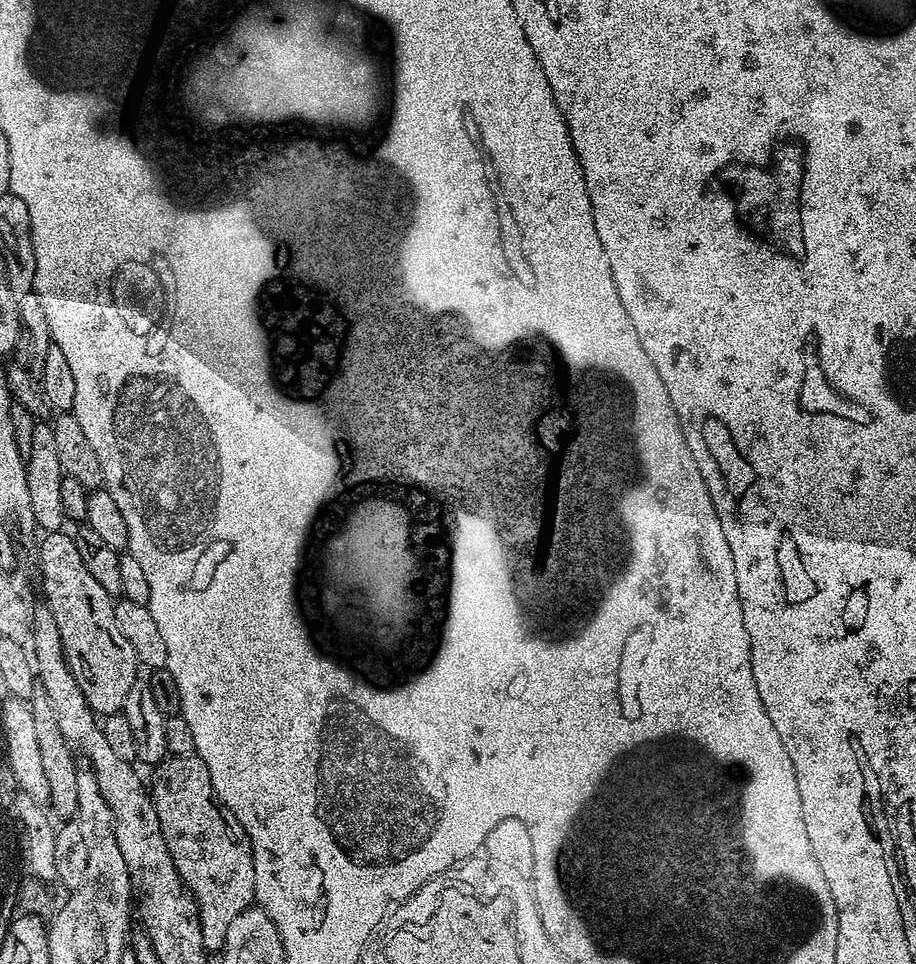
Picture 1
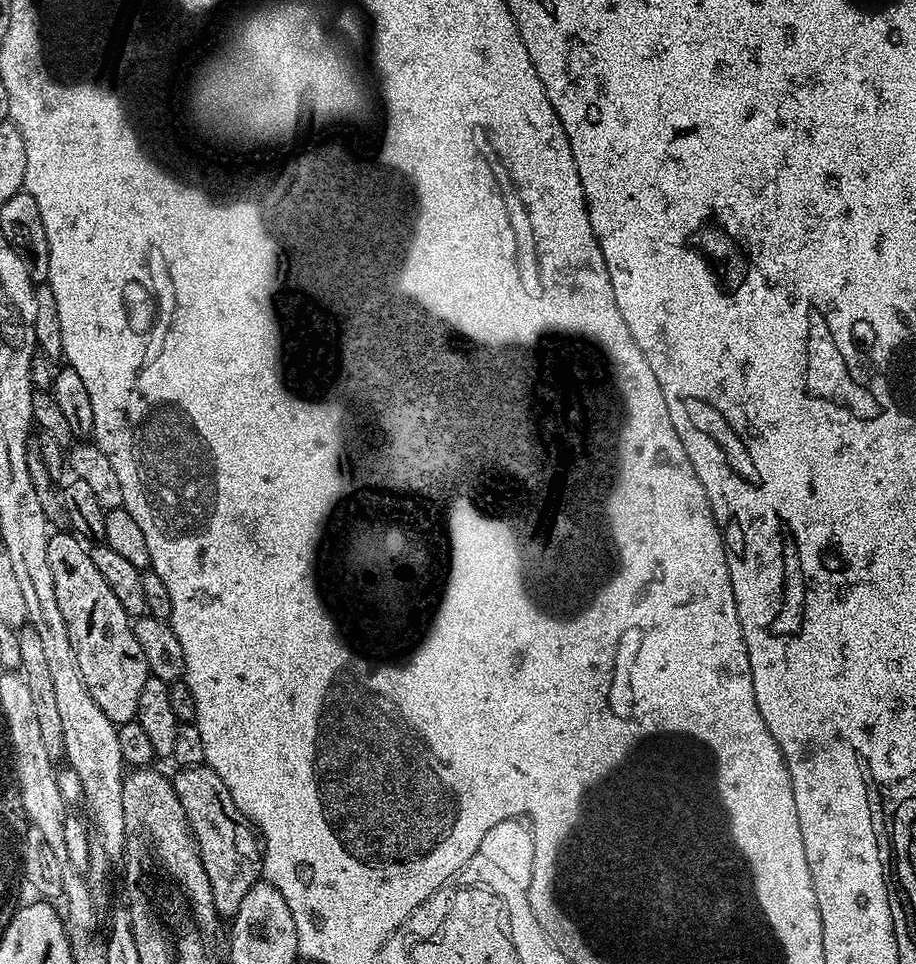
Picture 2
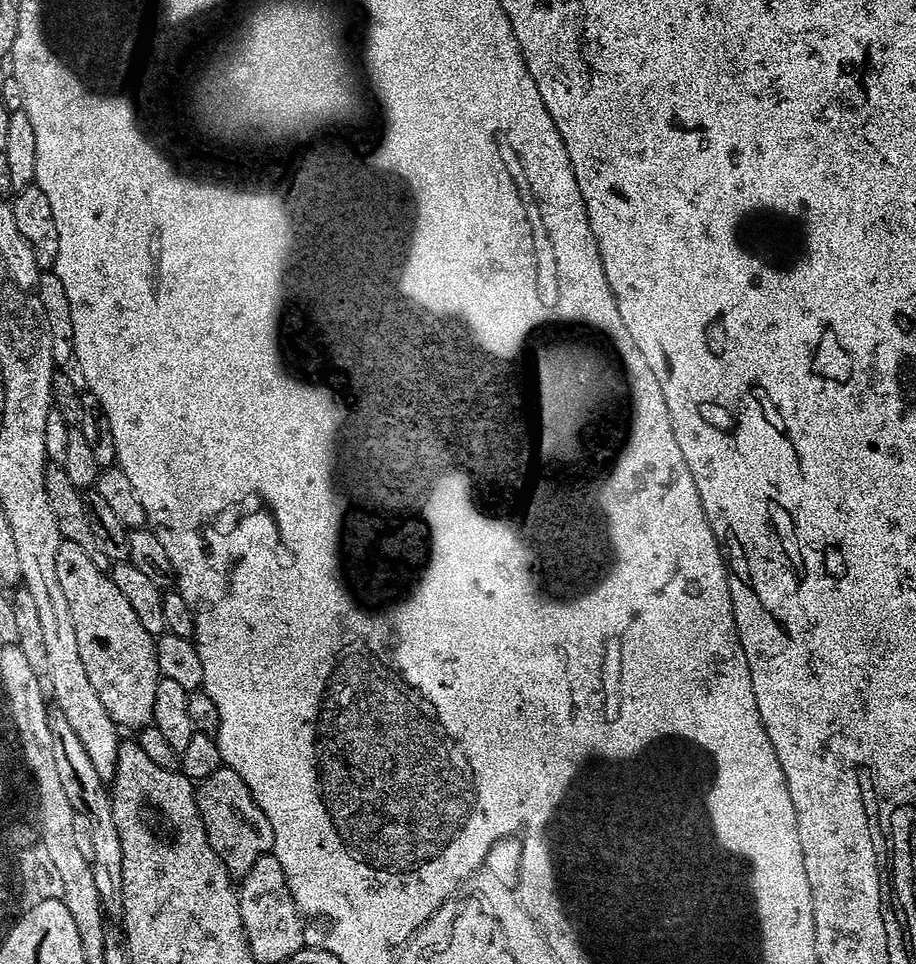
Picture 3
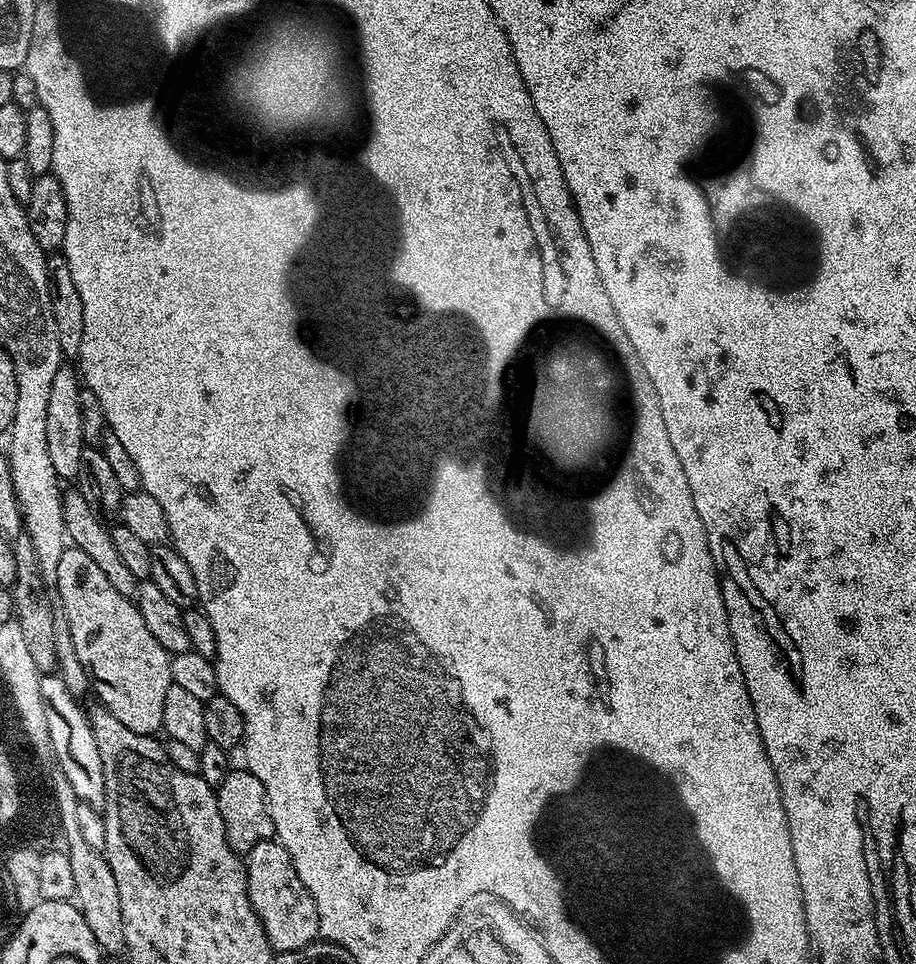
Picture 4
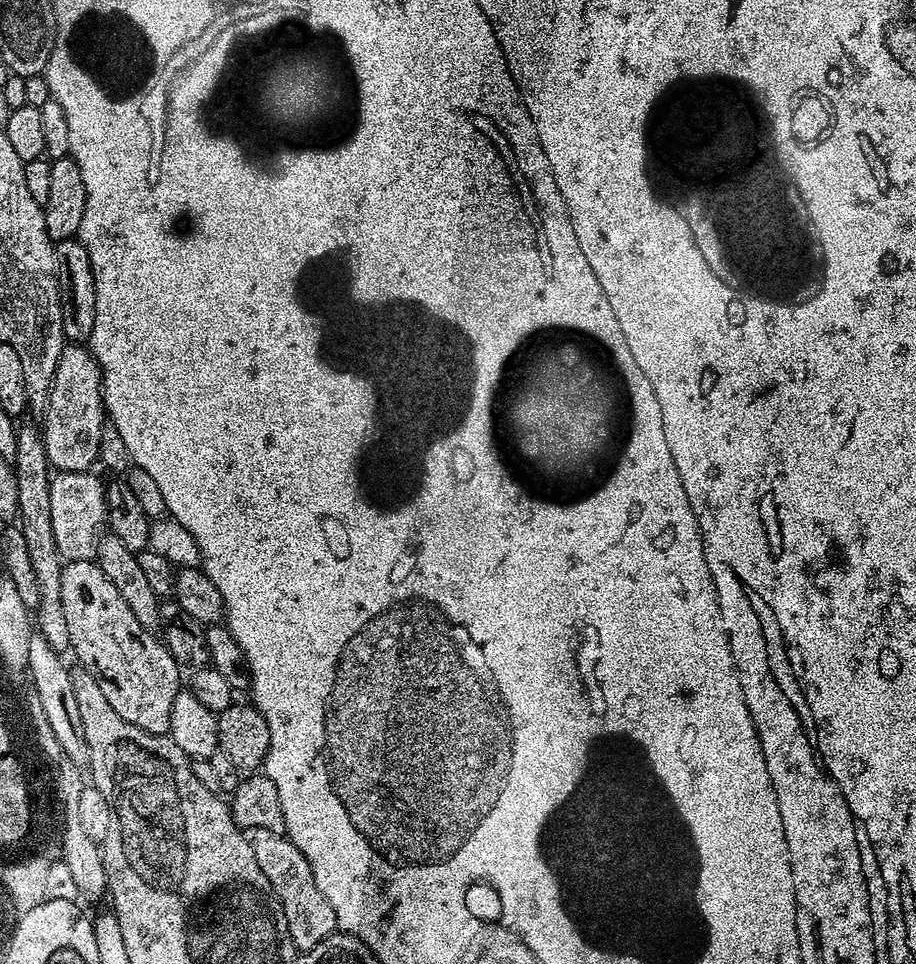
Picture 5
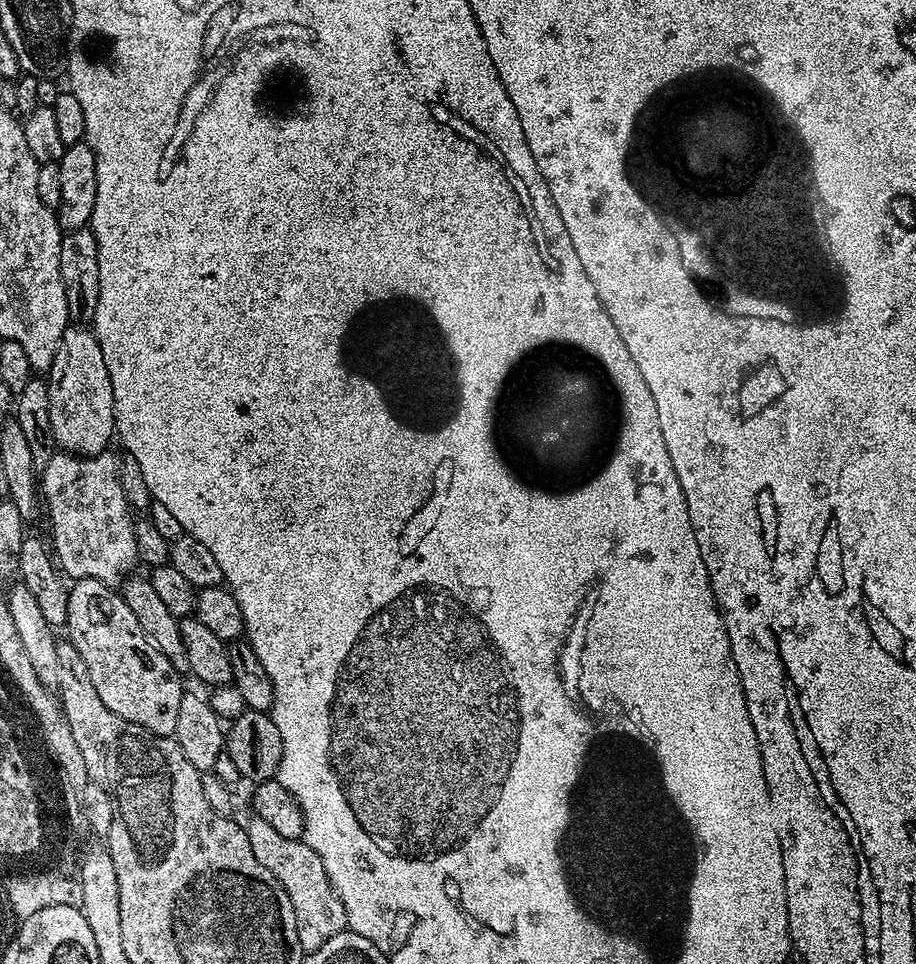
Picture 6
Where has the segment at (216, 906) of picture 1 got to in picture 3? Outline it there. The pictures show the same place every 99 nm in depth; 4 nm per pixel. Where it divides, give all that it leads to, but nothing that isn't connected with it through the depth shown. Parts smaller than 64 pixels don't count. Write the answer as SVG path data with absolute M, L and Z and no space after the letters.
M222 766L218 770L214 770L214 774L210 774L210 778L199 781L196 788L196 805L198 814L206 826L206 838L210 842L210 846L220 855L226 870L233 878L242 878L248 873L250 866L254 866L254 862L258 862L260 856L267 856L271 853L274 830L270 830L270 822L266 818L266 814L262 814L262 810L254 802L246 782L242 782L242 778L238 778L238 774L234 774L234 770Z

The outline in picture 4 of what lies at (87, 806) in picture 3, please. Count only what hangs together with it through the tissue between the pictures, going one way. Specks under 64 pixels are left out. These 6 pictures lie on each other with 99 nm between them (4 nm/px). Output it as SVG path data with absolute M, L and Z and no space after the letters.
M44 674L40 677L42 686L42 706L46 709L46 722L50 729L50 745L56 755L58 766L70 787L81 804L89 804L95 808L103 809L104 795L106 794L106 774L102 774L102 754L98 754L98 742L94 742L94 730L88 721L88 712L83 708L81 701L70 690L66 690L66 682L58 674Z

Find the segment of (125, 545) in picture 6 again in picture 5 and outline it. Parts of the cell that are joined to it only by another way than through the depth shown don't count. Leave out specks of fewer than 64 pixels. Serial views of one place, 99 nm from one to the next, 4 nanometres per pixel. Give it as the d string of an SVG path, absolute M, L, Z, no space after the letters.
M56 472L50 482L50 523L54 526L54 542L65 561L93 559L97 541L106 528L110 511L106 484L94 473Z

